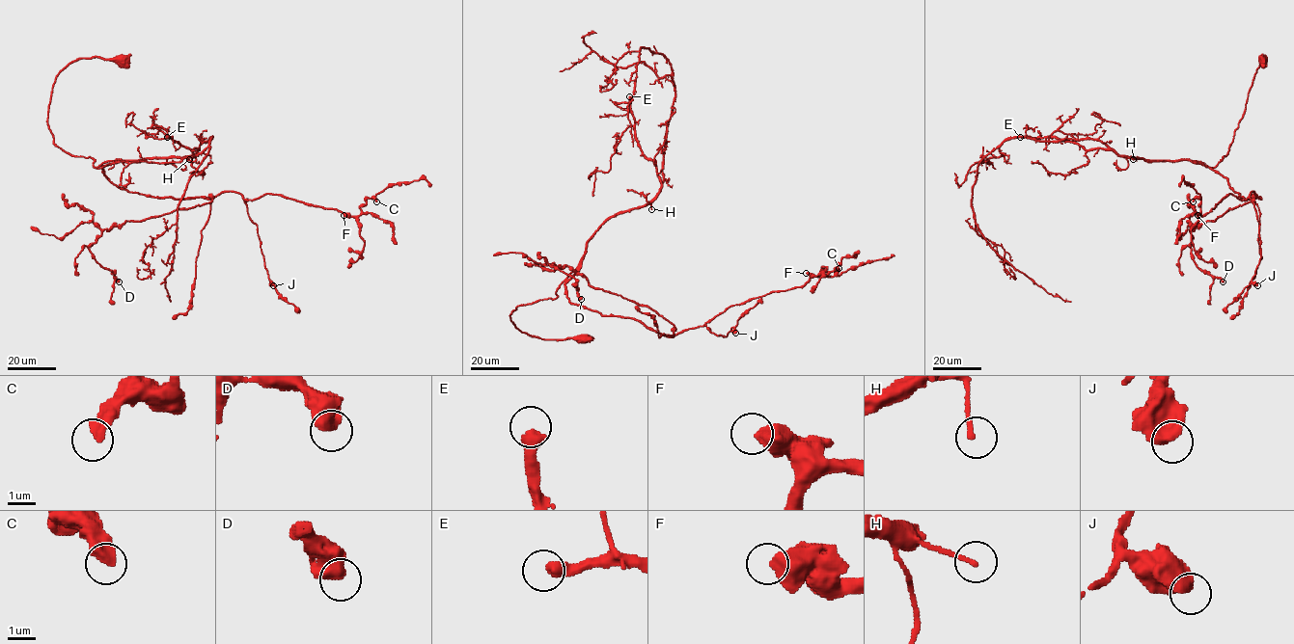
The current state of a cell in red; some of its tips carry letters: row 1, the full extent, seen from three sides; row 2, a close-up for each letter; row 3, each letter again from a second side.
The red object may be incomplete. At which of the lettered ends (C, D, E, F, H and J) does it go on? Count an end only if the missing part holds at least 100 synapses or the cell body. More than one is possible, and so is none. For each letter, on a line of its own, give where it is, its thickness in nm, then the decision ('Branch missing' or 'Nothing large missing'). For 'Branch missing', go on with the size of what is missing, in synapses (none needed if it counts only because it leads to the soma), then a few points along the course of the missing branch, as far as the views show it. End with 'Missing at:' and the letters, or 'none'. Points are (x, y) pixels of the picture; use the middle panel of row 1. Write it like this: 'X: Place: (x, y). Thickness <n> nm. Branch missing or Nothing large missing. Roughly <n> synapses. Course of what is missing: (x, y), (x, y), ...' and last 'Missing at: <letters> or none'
C: Place: (839, 268). Thickness 500 nm. Nothing large missing
D: Place: (581, 299). Thickness 650 nm. Nothing large missing
E: Place: (629, 96). Thickness 460 nm. Branch missing. Roughly 200 synapses. Course of what is missing: (629, 96), (618, 57), (607, 52), (595, 41), (593, 43), (600, 51), (582, 64), (581, 70)
F: Place: (806, 273). Thickness 600 nm. Nothing large missing
H: Place: (651, 209). Thickness 160 nm. Nothing large missing
J: Place: (735, 333). Thickness 650 nm. Nothing large missing
Missing at: E

